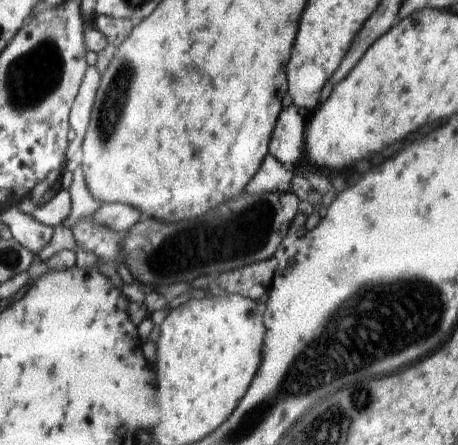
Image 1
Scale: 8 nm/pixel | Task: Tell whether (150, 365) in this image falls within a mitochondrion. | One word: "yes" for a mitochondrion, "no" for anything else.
no

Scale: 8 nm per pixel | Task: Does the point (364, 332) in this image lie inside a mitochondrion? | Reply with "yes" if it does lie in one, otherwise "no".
yes

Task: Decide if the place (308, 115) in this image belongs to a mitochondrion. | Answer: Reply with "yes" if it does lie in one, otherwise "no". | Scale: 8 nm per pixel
no

